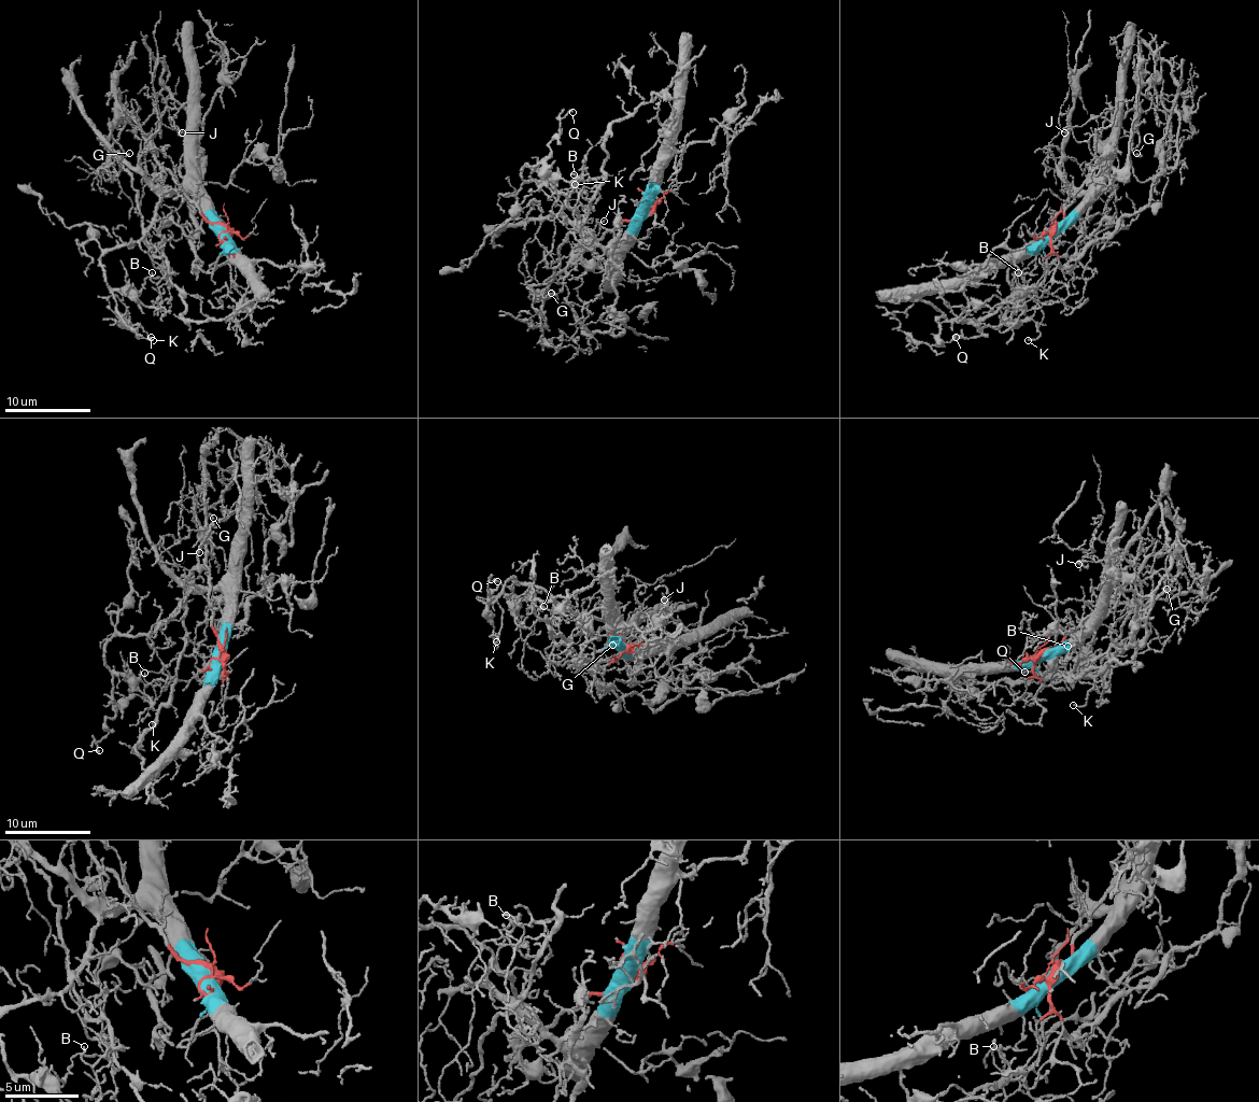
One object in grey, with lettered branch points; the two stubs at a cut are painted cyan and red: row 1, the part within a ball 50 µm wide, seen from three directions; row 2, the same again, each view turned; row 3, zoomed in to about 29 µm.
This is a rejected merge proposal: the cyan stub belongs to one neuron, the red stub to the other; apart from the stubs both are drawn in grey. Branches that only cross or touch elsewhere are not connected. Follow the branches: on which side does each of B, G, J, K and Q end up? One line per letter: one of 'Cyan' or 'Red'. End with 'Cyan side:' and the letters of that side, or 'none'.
B: Cyan
G: Red
J: Cyan
K: Cyan
Q: Cyan
Cyan side: B, J, K, Q

